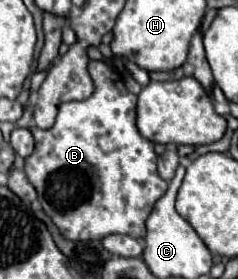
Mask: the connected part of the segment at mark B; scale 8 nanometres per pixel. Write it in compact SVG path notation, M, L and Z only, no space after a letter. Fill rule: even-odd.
M90 61L88 73L94 81L94 93L82 101L62 103L56 123L50 129L30 125L36 149L26 157L26 175L38 193L44 213L68 241L100 241L106 235L122 233L134 239L146 235L146 219L154 203L166 193L168 183L158 175L154 143L140 135L136 127L136 95L130 93L121 74L104 61Z

